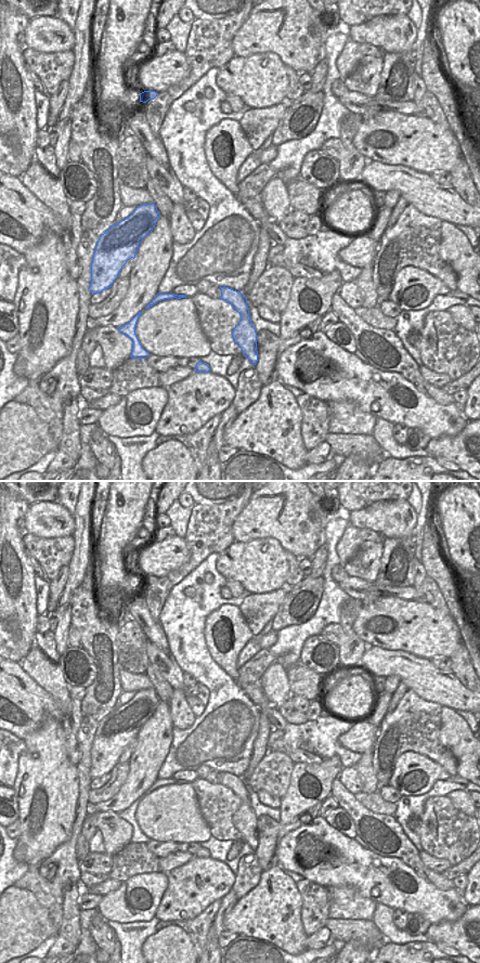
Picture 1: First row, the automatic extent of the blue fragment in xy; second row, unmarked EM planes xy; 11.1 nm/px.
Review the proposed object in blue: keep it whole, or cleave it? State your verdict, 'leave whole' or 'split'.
split

